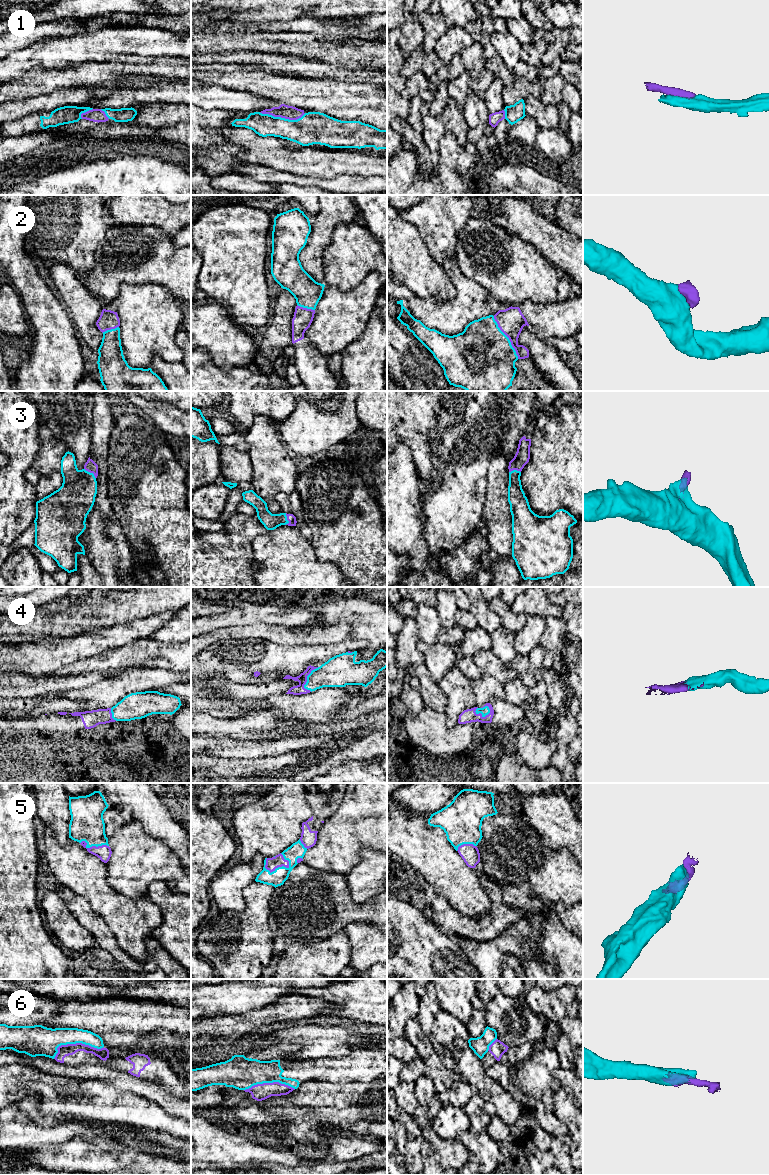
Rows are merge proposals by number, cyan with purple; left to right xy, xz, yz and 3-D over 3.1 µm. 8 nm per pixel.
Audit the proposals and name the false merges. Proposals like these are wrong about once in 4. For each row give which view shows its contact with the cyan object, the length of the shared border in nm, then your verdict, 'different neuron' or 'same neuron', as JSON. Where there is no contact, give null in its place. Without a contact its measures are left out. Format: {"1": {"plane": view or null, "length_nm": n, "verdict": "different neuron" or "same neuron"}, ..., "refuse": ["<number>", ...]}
{"1": {"plane": "xz", "length_nm": 380, "verdict": "same neuron"}, "2": {"plane": "yz", "length_nm": 400, "verdict": "same neuron"}, "3": {"plane": "xy", "length_nm": 130, "verdict": "same neuron"}, "4": {"plane": "yz", "length_nm": 140, "verdict": "same neuron"}, "5": {"plane": "xz", "length_nm": 220, "verdict": "same neuron"}, "6": {"plane": "xy", "length_nm": 420, "verdict": "different neuron"}, "refuse": ["6"]}

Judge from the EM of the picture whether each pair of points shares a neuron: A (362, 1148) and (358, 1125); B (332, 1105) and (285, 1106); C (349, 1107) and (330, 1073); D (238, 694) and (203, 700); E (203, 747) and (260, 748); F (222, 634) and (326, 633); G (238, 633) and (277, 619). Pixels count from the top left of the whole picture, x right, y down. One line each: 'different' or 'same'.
A: different
B: same
C: different
D: same
E: same
F: same
G: different

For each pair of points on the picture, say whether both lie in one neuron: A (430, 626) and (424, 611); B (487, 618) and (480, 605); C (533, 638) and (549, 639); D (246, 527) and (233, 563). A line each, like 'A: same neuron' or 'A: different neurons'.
A: same neuron
B: same neuron
C: different neurons
D: same neuron

